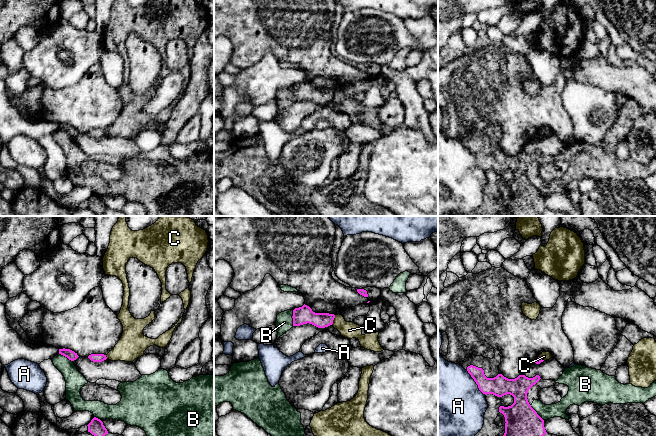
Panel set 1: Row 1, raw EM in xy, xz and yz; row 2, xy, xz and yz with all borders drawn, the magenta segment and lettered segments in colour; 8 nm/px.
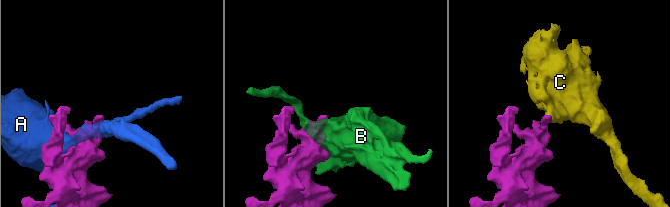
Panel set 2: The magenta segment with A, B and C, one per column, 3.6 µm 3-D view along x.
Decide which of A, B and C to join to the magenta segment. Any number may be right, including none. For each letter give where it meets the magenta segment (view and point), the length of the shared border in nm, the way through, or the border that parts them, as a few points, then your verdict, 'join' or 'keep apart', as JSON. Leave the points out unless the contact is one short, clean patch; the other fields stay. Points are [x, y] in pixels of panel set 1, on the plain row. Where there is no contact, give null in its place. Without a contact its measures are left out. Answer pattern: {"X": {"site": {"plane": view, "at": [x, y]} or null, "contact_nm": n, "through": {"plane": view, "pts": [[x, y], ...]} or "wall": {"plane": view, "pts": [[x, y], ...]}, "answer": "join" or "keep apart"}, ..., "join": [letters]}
{"A": {"site": {"plane": "yz", "at": [476, 159]}, "contact_nm": 260, "answer": "keep apart"}, "B": {"site": {"plane": "xz", "at": [292, 93]}, "contact_nm": 140, "answer": "keep apart"}, "C": {"site": {"plane": "xz", "at": [333, 95]}, "contact_nm": 90, "wall": {"plane": "xz", "pts": [[335, 91], [331, 100]]}, "answer": "keep apart"}, "join": []}

